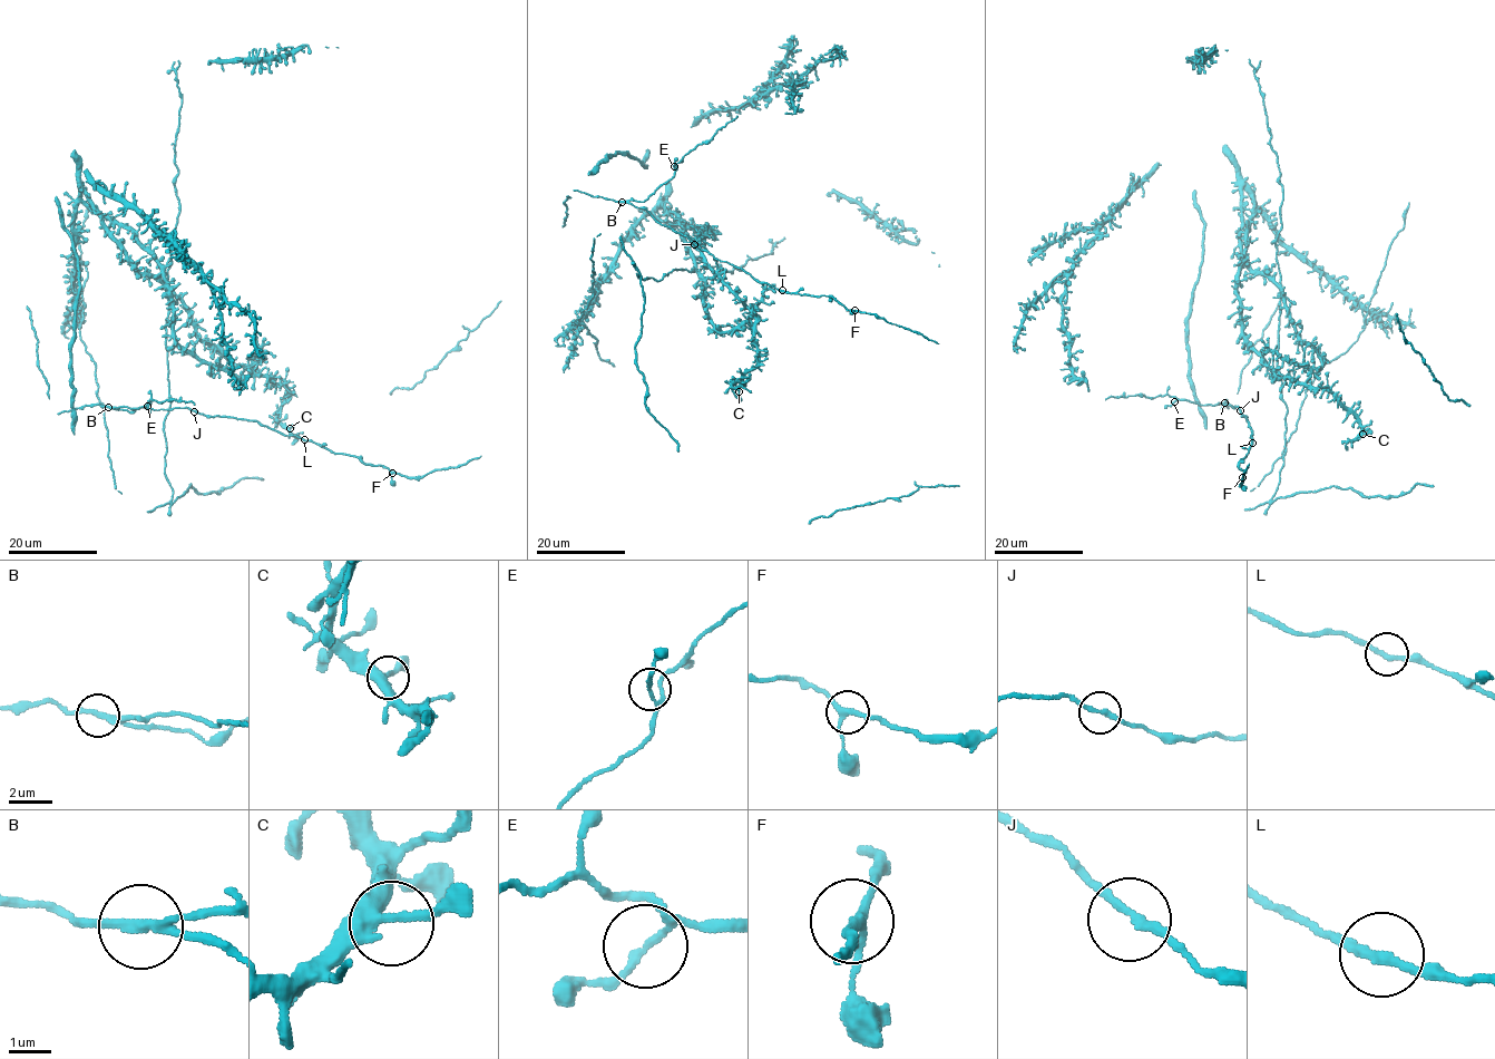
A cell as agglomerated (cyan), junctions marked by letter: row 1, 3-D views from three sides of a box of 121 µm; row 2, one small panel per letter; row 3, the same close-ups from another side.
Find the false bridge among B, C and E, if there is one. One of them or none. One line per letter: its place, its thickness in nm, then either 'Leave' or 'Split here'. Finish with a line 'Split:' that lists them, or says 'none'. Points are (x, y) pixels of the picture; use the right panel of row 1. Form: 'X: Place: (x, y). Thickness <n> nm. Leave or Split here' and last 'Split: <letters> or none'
B: Place: (1224, 402). Thickness 200 nm. Split here
C: Place: (1362, 434). Thickness 240 nm. Leave
E: Place: (1174, 401). Thickness 130 nm. Leave
Split: B

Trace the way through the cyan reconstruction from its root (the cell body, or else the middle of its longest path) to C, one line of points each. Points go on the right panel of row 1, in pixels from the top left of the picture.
C: (1242, 330), (1279, 378), (1332, 391), (1356, 417), (1362, 434)

